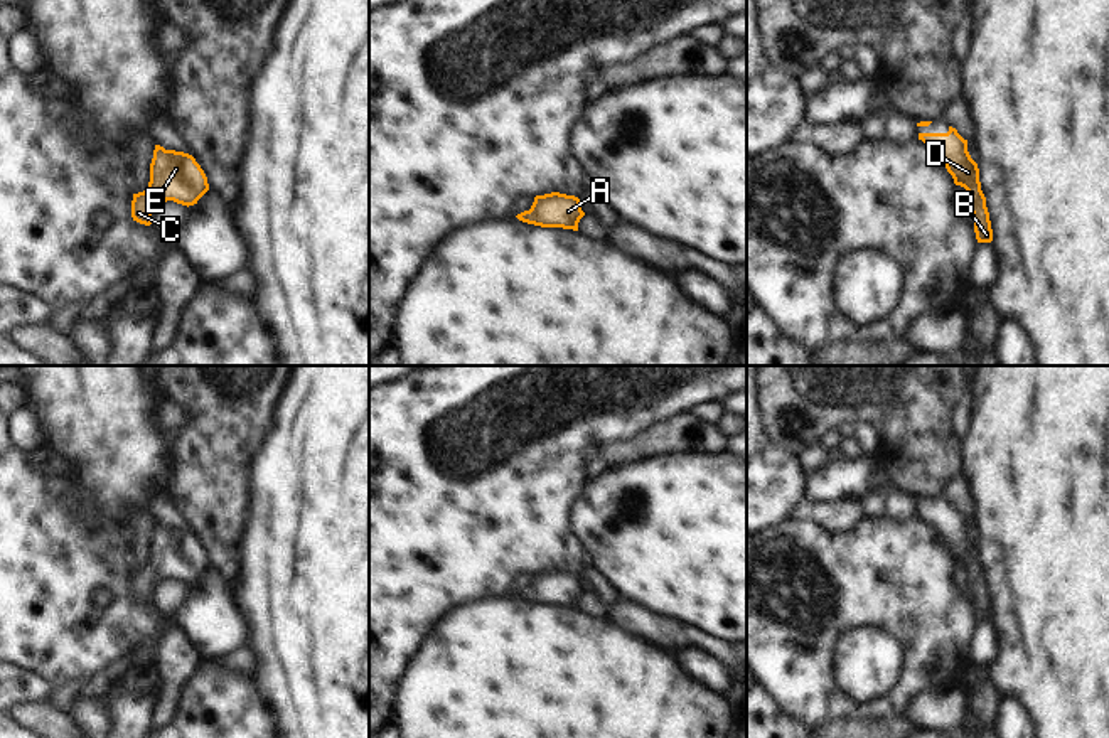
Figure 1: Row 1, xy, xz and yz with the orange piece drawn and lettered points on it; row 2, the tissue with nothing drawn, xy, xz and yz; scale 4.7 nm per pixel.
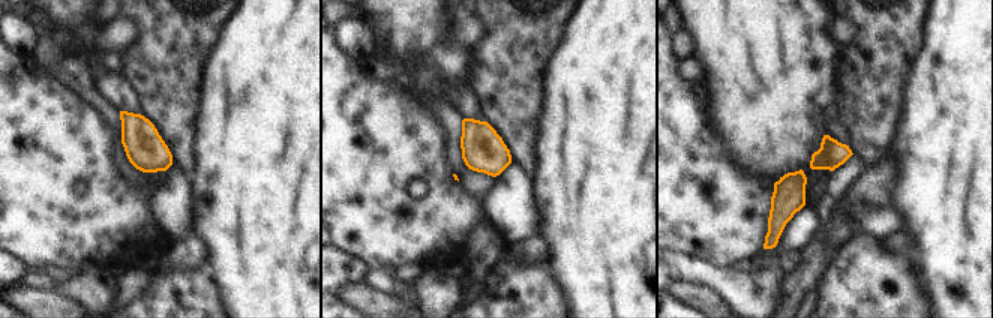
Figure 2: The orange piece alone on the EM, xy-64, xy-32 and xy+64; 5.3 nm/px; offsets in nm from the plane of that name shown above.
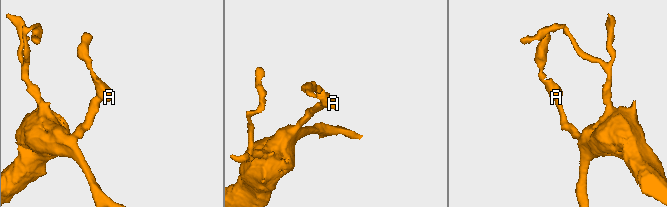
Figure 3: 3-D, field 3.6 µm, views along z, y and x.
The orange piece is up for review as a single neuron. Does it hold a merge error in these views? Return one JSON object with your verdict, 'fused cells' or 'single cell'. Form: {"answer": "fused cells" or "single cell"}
{"answer": "single cell"}

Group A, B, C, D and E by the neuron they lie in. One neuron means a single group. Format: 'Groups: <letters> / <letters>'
Groups: A B C D E

